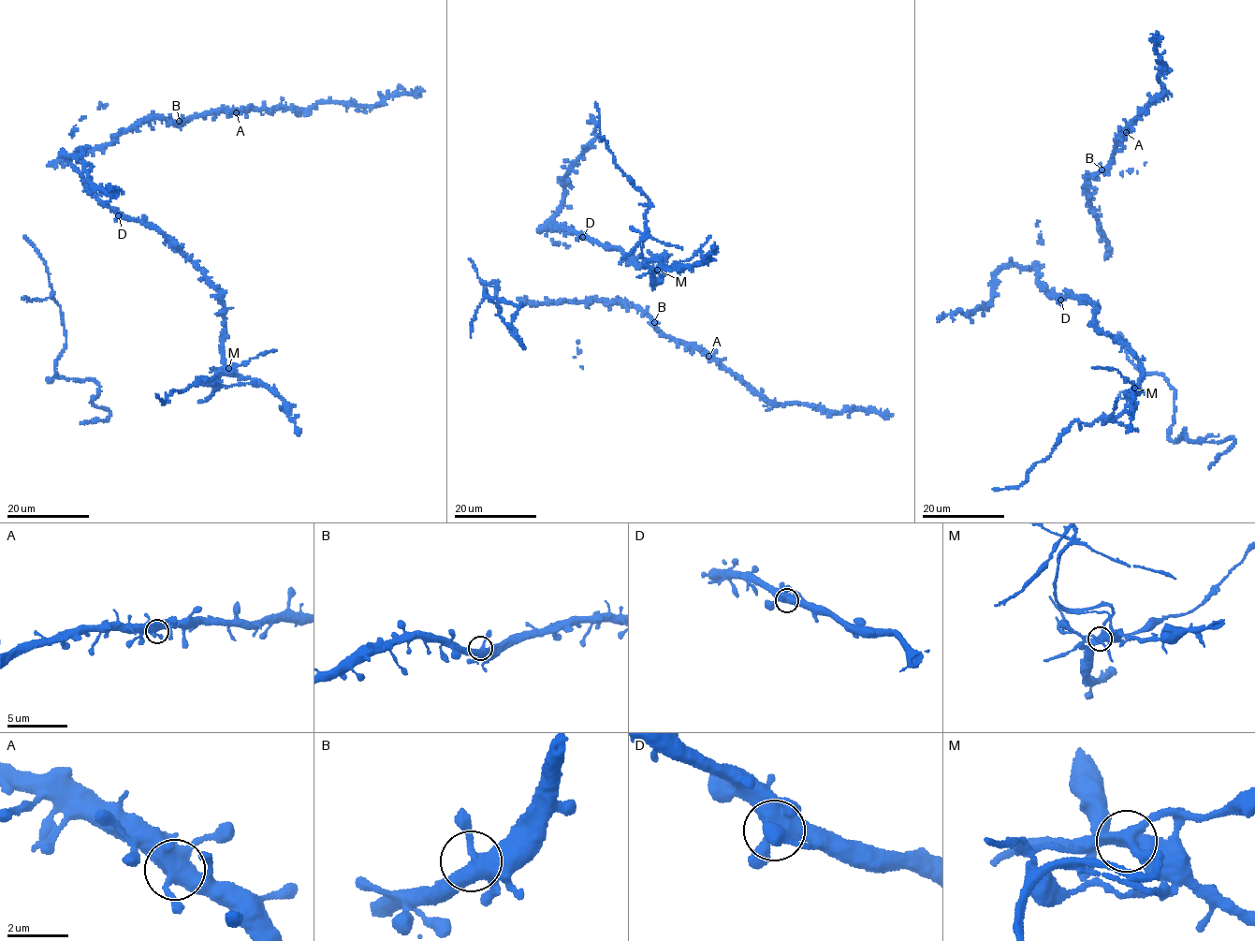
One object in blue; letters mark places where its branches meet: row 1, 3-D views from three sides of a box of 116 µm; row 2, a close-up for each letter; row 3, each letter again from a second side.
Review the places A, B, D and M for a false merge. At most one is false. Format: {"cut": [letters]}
{"cut": ["M"]}

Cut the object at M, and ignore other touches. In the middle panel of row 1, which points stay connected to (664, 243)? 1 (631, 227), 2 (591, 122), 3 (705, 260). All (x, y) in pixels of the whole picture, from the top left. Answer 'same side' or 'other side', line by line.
1: same side
2: other side
3: other side

